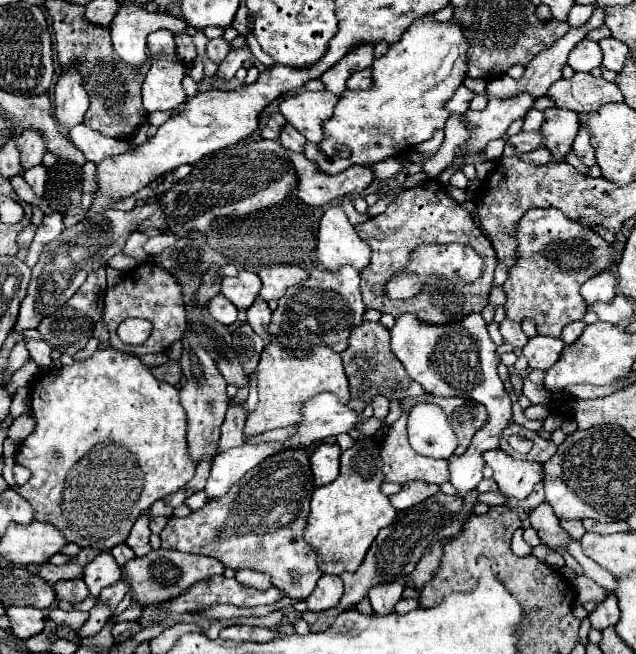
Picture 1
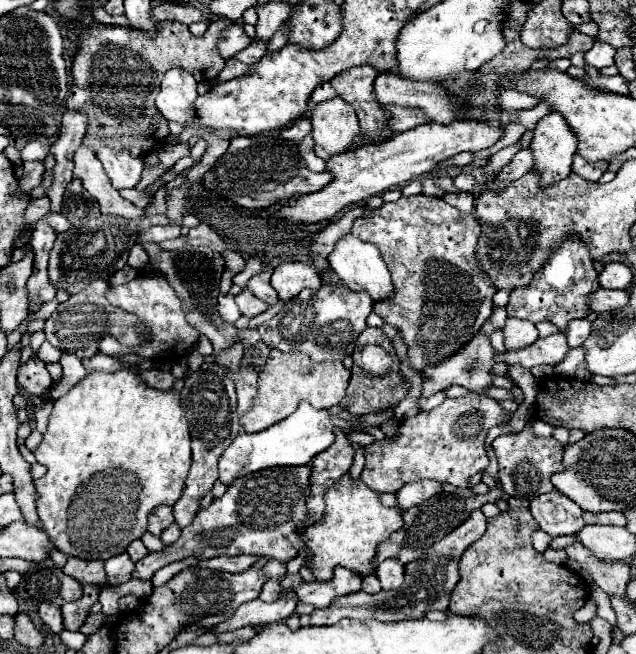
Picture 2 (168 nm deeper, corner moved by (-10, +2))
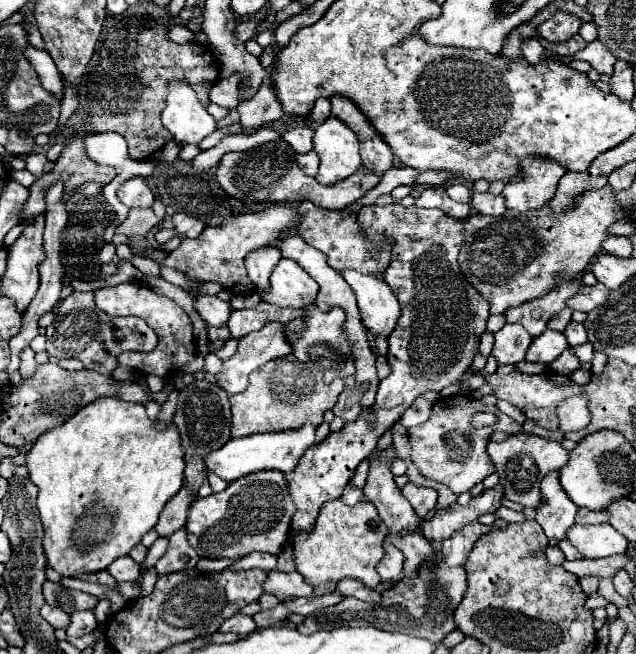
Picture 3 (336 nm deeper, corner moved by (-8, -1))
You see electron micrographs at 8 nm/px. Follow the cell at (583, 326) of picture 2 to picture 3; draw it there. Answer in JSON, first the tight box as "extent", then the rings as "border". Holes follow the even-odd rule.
{"extent":[564,321,588,347],"border":[[[570,321],[568,327],[566,327],[566,331],[564,331],[564,335],[566,335],[570,347],[584,345],[584,343],[588,341],[588,339],[586,339],[586,329],[584,329],[582,323],[574,323],[574,321]]]}

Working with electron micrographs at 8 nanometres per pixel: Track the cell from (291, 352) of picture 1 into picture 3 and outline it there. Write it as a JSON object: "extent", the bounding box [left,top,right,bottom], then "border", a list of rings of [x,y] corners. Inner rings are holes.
{"extent":[232,357,344,437],"border":[[[278,357],[268,361],[264,367],[250,373],[248,389],[240,395],[232,395],[232,437],[244,437],[266,431],[284,431],[290,427],[300,427],[306,419],[320,425],[324,421],[324,413],[332,409],[338,401],[338,395],[344,391],[344,379],[334,379],[332,383],[324,381],[320,371],[310,373],[302,371],[298,361],[288,361],[286,357]]]}

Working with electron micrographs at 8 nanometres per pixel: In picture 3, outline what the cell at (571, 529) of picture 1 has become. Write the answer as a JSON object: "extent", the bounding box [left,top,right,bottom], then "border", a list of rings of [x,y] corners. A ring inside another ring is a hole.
{"extent":[536,473,578,539],"border":[[[558,473],[542,479],[540,505],[536,507],[536,521],[544,529],[548,539],[564,539],[568,529],[574,525],[578,507],[568,499],[558,483]]]}

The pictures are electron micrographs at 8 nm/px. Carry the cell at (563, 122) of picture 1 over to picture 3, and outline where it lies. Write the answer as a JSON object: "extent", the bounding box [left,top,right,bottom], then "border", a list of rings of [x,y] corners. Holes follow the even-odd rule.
{"extent":[504,155,566,211],"border":[[[528,155],[520,161],[520,173],[504,187],[506,207],[528,211],[554,197],[560,177],[566,173],[558,161],[544,155]]]}

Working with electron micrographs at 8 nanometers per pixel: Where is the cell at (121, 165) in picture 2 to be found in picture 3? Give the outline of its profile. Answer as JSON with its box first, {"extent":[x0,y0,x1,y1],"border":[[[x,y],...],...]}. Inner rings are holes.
{"extent":[118,177,154,207],"border":[[[130,177],[120,185],[118,199],[126,207],[150,207],[154,201],[154,195],[144,177]]]}

